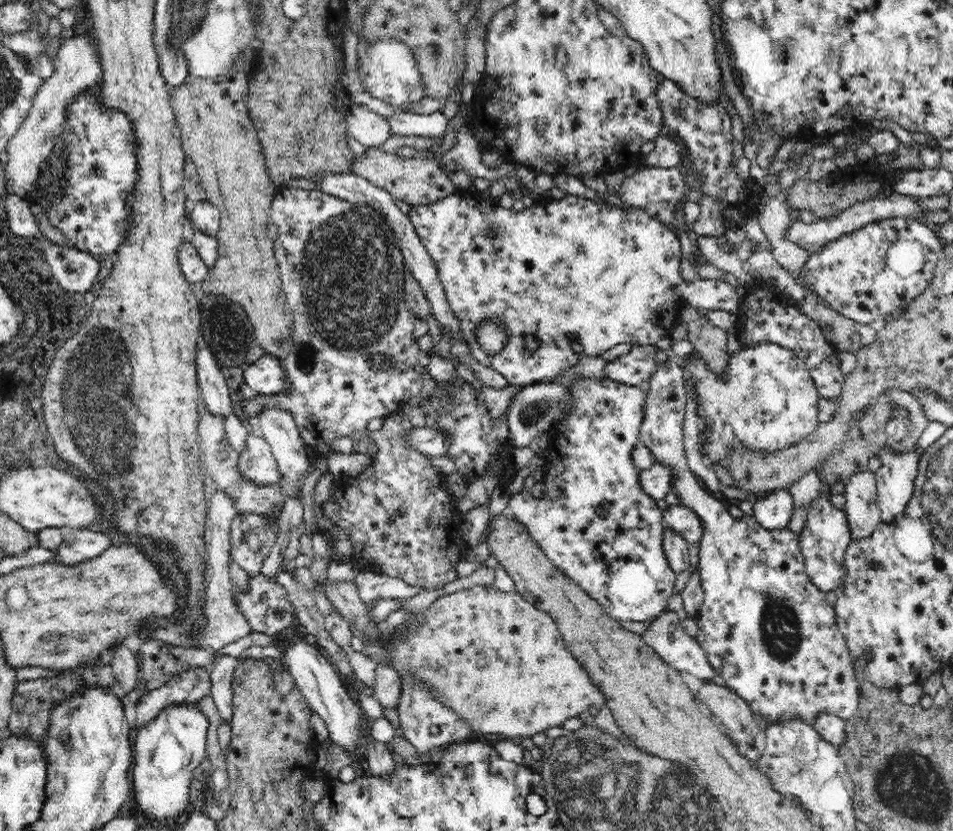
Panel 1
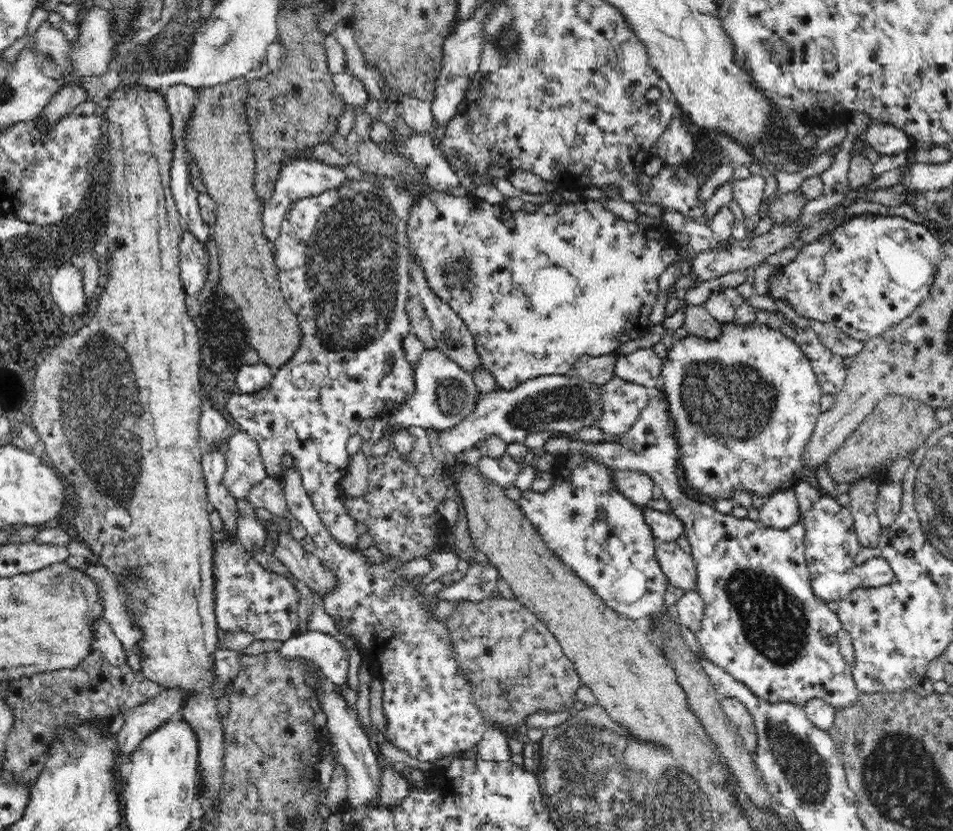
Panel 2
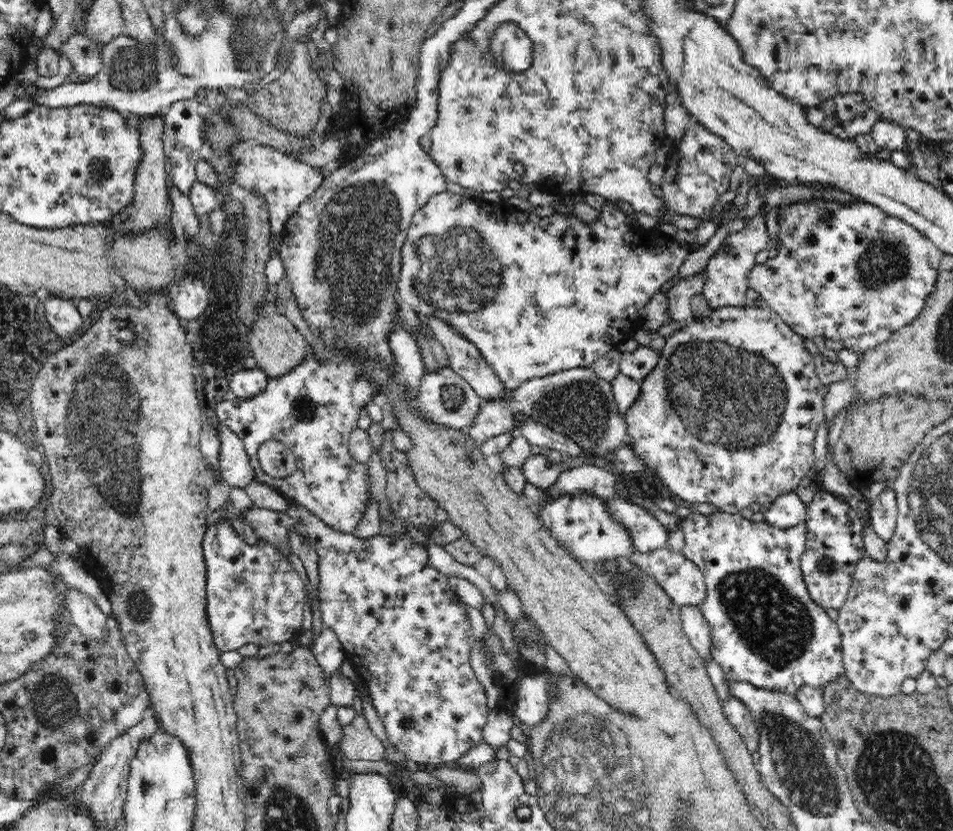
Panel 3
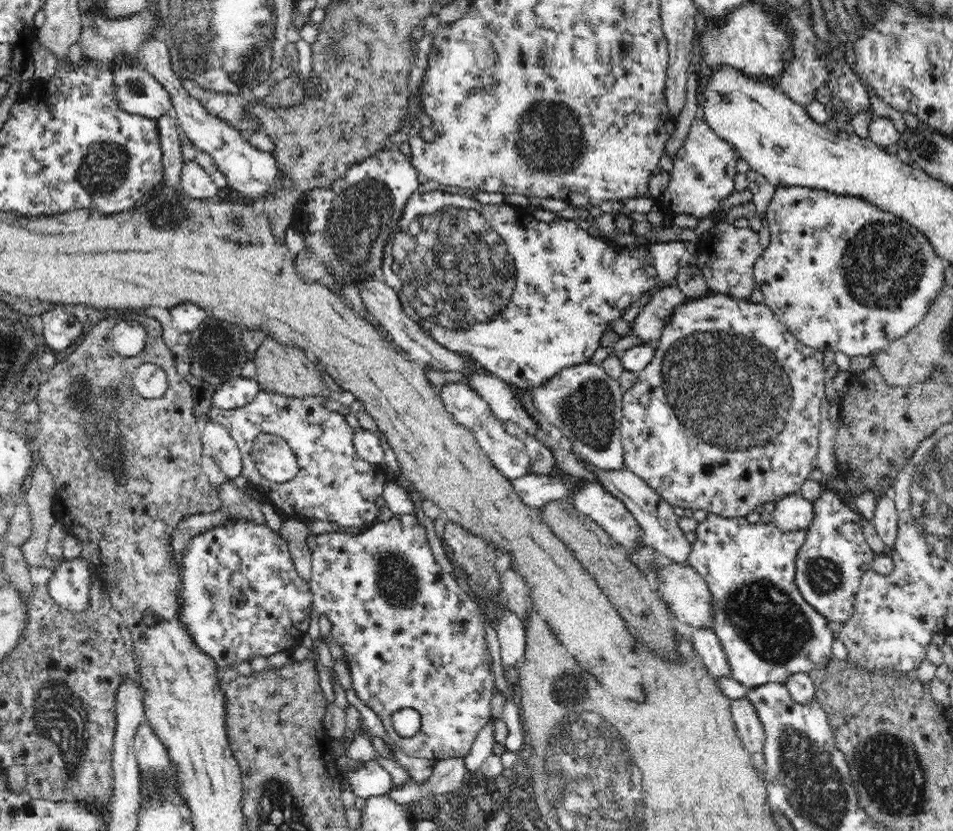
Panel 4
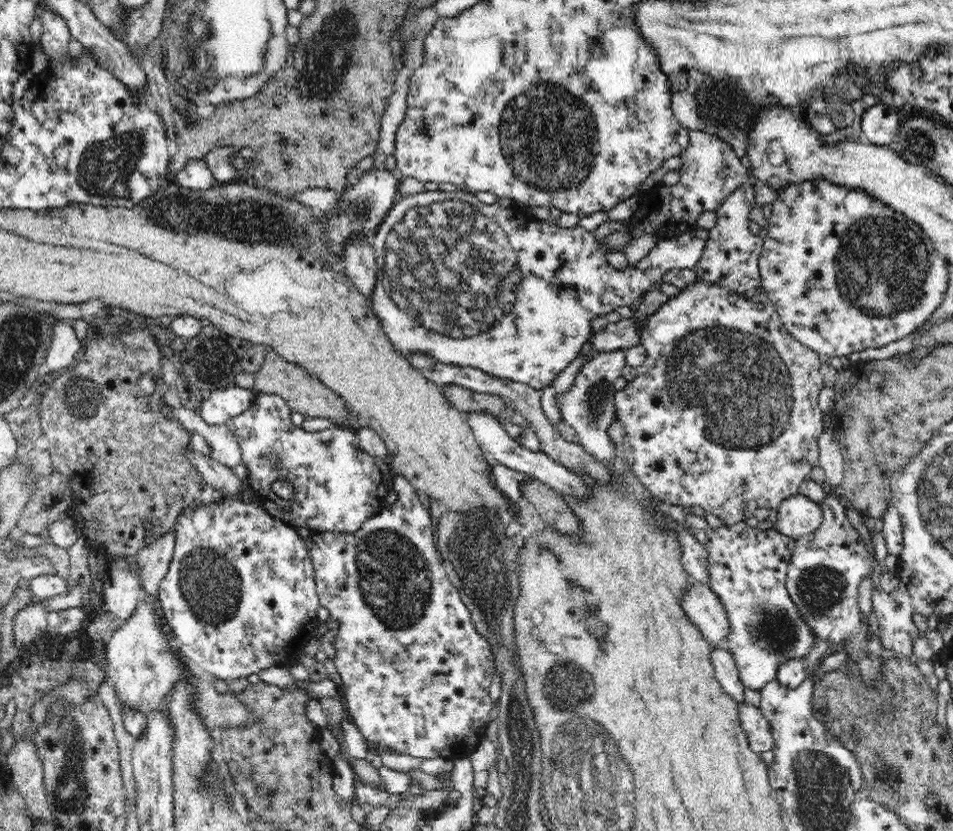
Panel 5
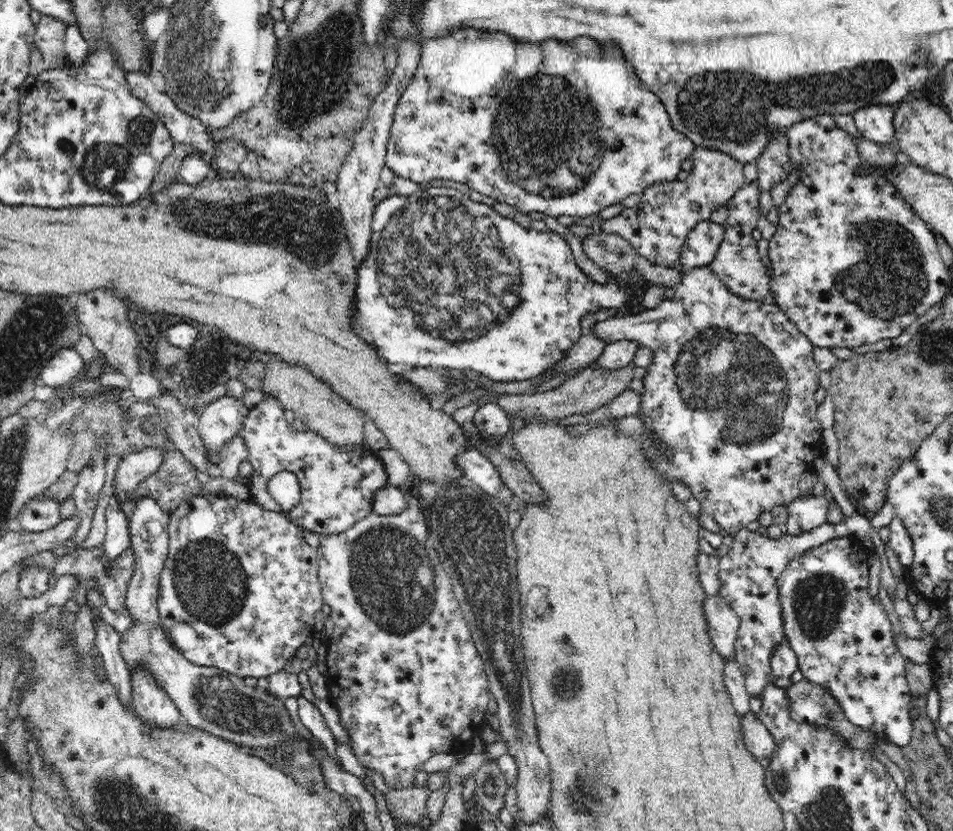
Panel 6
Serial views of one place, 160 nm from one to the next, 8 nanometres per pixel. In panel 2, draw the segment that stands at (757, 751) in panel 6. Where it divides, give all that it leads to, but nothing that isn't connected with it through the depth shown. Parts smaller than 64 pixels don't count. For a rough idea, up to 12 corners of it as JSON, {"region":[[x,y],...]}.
{"region":[[720,696],[719,704],[736,726],[745,748],[757,748],[757,730],[739,699]]}

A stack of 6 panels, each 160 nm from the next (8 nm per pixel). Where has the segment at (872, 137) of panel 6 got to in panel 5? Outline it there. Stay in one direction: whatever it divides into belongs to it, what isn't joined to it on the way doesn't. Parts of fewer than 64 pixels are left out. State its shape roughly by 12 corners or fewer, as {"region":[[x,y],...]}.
{"region":[[882,103],[865,109],[859,140],[894,142],[901,110]]}

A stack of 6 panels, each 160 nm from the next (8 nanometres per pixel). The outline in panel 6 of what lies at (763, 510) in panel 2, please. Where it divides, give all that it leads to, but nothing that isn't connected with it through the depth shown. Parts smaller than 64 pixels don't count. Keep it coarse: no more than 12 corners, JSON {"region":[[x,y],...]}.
{"region":[[806,495],[787,505],[785,534],[826,523],[830,502]]}

